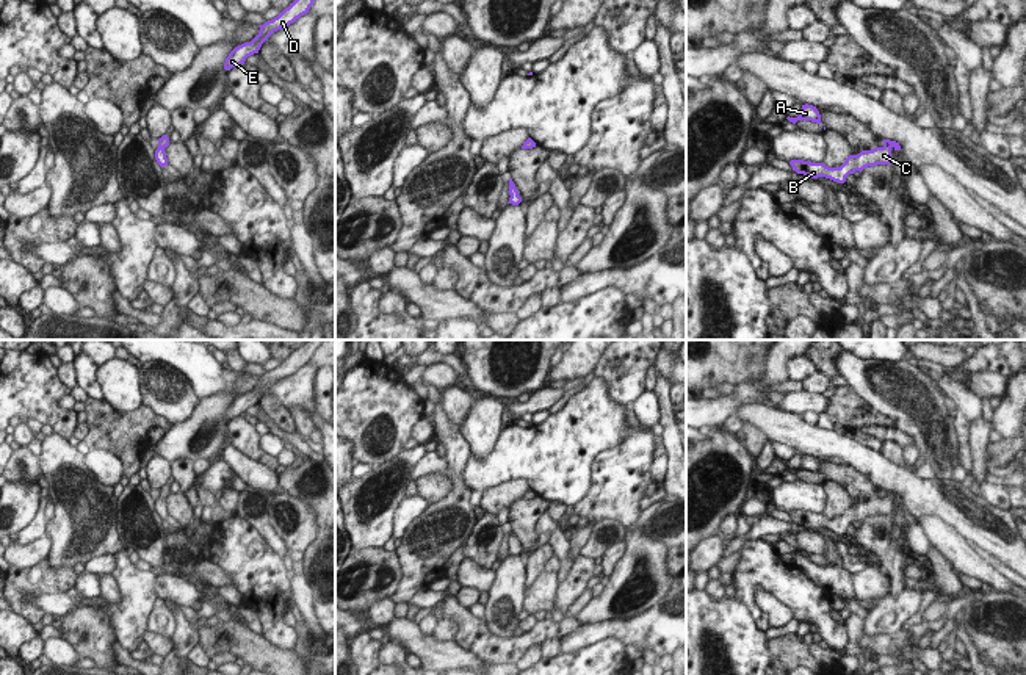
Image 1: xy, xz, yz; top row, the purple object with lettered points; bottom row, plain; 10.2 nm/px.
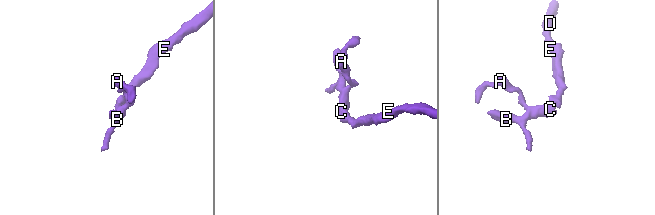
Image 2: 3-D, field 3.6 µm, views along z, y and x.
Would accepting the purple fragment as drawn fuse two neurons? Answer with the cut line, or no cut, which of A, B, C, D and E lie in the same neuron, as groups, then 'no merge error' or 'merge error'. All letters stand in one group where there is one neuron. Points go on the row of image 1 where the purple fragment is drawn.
no cut; A B C D E; no merge error

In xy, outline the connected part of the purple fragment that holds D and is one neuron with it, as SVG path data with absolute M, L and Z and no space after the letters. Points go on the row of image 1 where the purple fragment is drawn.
M294 0L277 17L265 22L260 27L258 34L251 41L235 47L226 58L224 69L230 70L240 64L244 64L246 58L258 53L262 44L277 30L296 22L301 16L307 14L315 0Z

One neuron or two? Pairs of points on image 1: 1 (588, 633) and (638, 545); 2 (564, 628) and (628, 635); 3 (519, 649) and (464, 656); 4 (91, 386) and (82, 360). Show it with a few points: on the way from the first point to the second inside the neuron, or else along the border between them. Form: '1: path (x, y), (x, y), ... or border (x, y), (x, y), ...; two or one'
1: border (630, 617), (583, 625); two
2: border (583, 625), (559, 639); two
3: border (453, 642), (478, 658); two
4: path (86, 379), (85, 367); one

